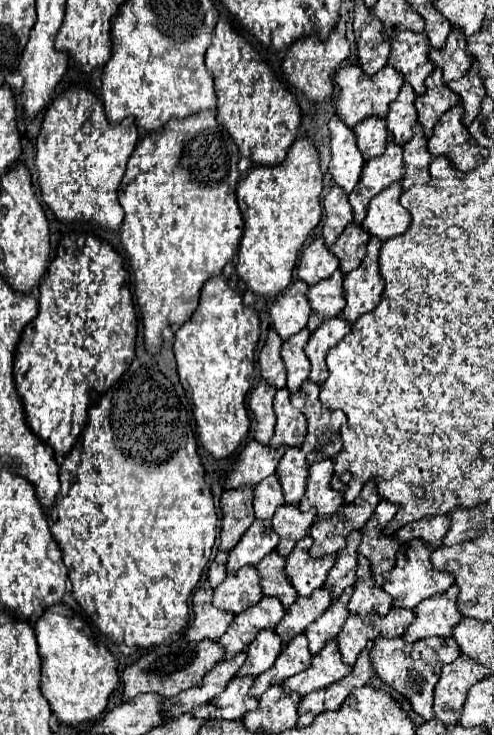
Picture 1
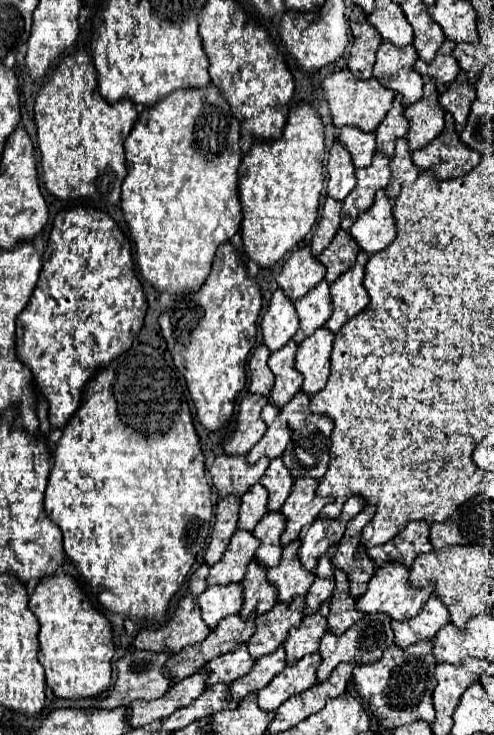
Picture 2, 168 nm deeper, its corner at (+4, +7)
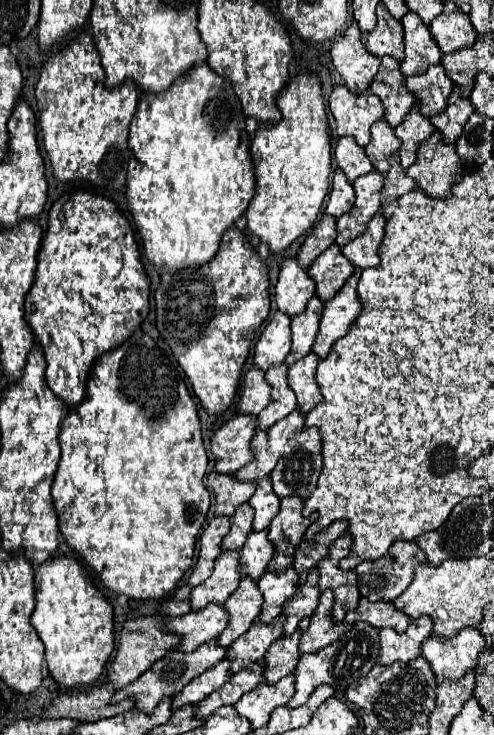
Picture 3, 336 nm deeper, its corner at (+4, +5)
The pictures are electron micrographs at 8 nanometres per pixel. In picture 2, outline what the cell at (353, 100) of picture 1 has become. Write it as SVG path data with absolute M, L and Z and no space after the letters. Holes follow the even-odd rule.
M340 70L340 72L330 74L322 82L322 90L326 94L326 102L330 106L334 126L336 128L356 126L362 132L374 132L376 126L388 114L388 108L392 108L392 100L394 100L392 92L388 92L388 88L384 88L382 84L378 84L374 78L362 82L362 80L356 80L352 76L352 72L348 72L348 70Z

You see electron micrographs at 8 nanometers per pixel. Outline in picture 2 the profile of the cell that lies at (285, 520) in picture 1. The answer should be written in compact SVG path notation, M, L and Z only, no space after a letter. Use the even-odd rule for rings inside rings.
M268 512L260 524L254 528L254 536L260 540L260 548L256 550L256 560L260 560L262 568L276 566L280 562L282 546L280 546L280 534L284 530L284 516L280 512Z

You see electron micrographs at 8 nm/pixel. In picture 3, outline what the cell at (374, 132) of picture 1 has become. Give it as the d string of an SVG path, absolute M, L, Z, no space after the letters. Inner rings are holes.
M342 136L336 144L336 162L338 166L344 170L346 178L350 182L354 182L358 176L362 174L368 174L372 170L372 162L370 158L366 156L364 148L356 144L354 138L348 138L348 136Z

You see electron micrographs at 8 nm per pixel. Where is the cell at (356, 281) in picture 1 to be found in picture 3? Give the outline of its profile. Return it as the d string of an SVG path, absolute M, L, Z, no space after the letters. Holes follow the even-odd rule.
M354 268L354 274L346 280L346 284L338 290L338 294L324 304L320 330L312 346L312 350L320 358L324 358L330 352L332 344L350 330L350 326L356 322L358 314L362 312L362 302L356 292L360 272L362 272L360 268Z

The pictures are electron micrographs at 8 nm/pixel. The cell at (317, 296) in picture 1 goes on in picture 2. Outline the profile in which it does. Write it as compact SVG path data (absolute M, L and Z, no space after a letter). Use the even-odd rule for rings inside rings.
M322 280L316 288L312 288L304 298L294 302L296 312L300 316L300 328L294 336L294 342L300 344L304 338L308 338L316 328L322 328L332 314L332 302L328 292L328 282Z

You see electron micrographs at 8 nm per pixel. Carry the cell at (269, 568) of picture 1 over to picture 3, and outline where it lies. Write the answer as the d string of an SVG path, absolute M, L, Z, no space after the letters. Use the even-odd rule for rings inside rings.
M242 578L240 586L234 590L232 598L228 598L228 602L224 602L224 608L230 614L230 622L228 622L226 630L218 636L218 644L228 646L238 636L248 632L252 622L256 622L256 618L260 616L262 602L264 602L264 598L262 598L256 582L252 578Z

